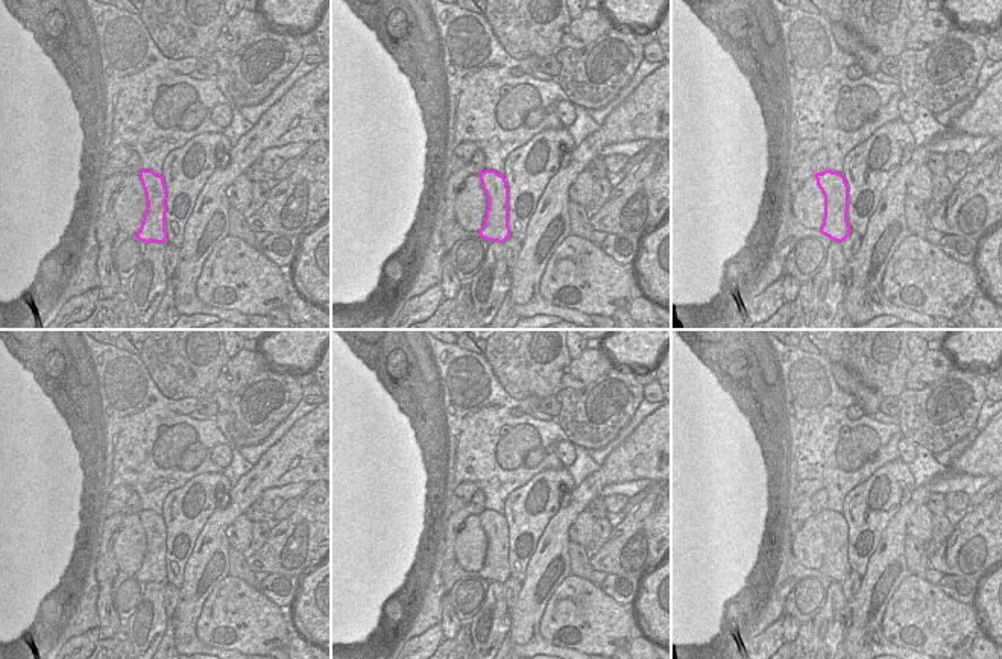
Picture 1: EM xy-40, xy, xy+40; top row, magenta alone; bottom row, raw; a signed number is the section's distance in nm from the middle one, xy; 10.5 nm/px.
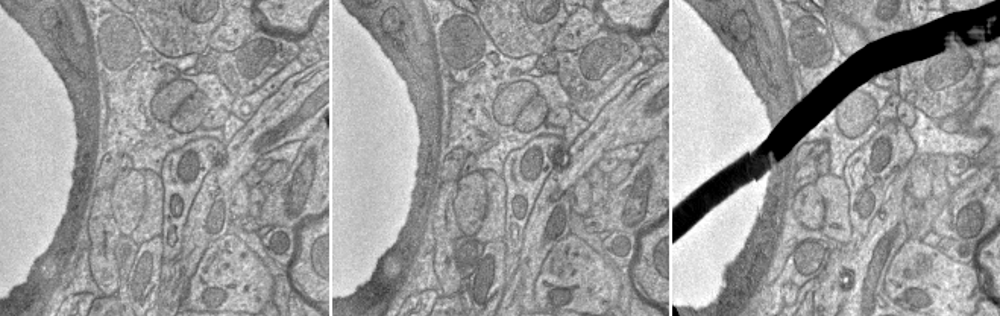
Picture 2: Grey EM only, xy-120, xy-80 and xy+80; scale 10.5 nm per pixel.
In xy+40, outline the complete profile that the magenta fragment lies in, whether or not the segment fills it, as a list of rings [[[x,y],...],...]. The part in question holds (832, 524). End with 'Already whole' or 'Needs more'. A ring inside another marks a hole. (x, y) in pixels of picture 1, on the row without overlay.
[[[824,510],[814,516],[824,536],[824,557],[820,572],[833,582],[843,583],[852,571],[847,560],[849,525],[846,518],[832,510]]]. Already whole.

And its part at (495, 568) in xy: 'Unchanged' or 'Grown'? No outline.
Unchanged.

